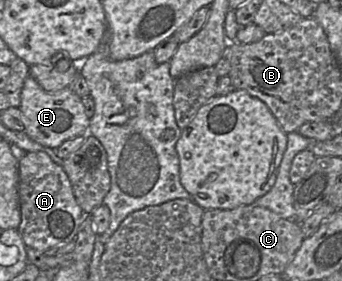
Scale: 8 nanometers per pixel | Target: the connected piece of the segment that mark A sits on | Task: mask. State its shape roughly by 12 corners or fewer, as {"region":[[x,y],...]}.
{"region":[[43,151],[18,161],[24,244],[73,241],[86,215]]}

